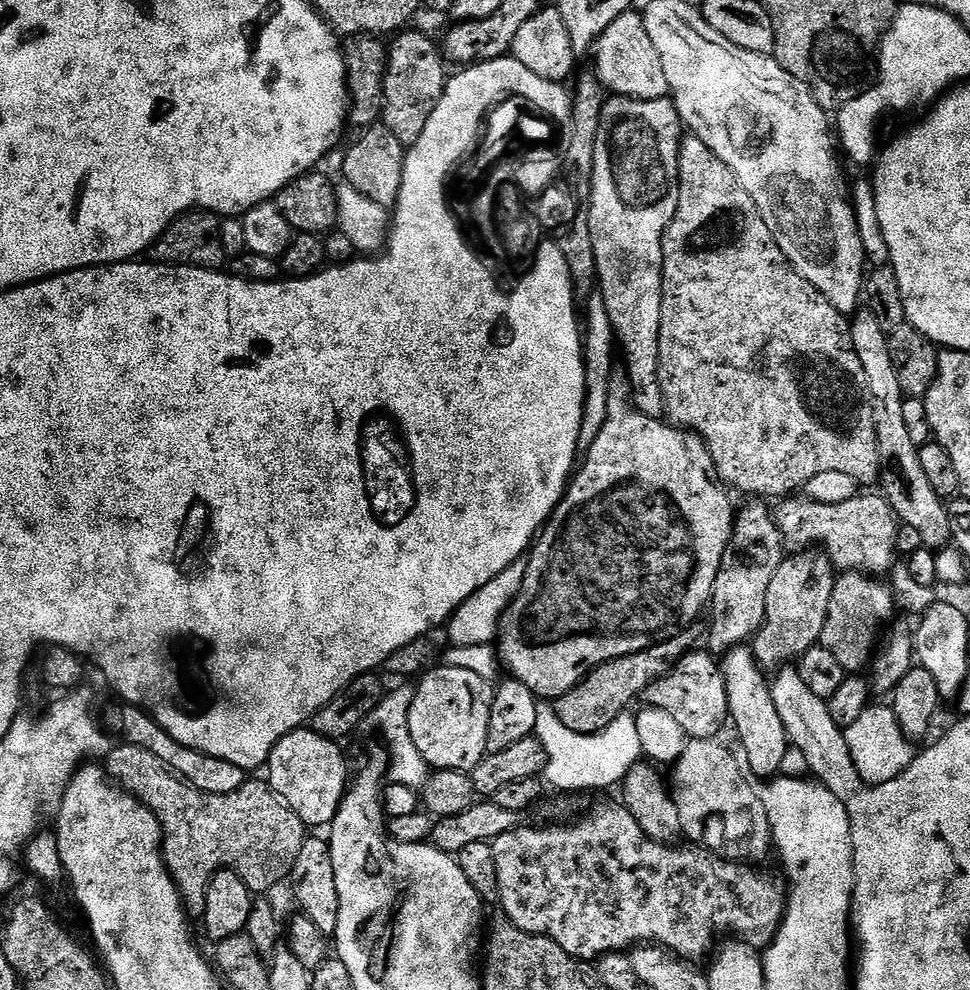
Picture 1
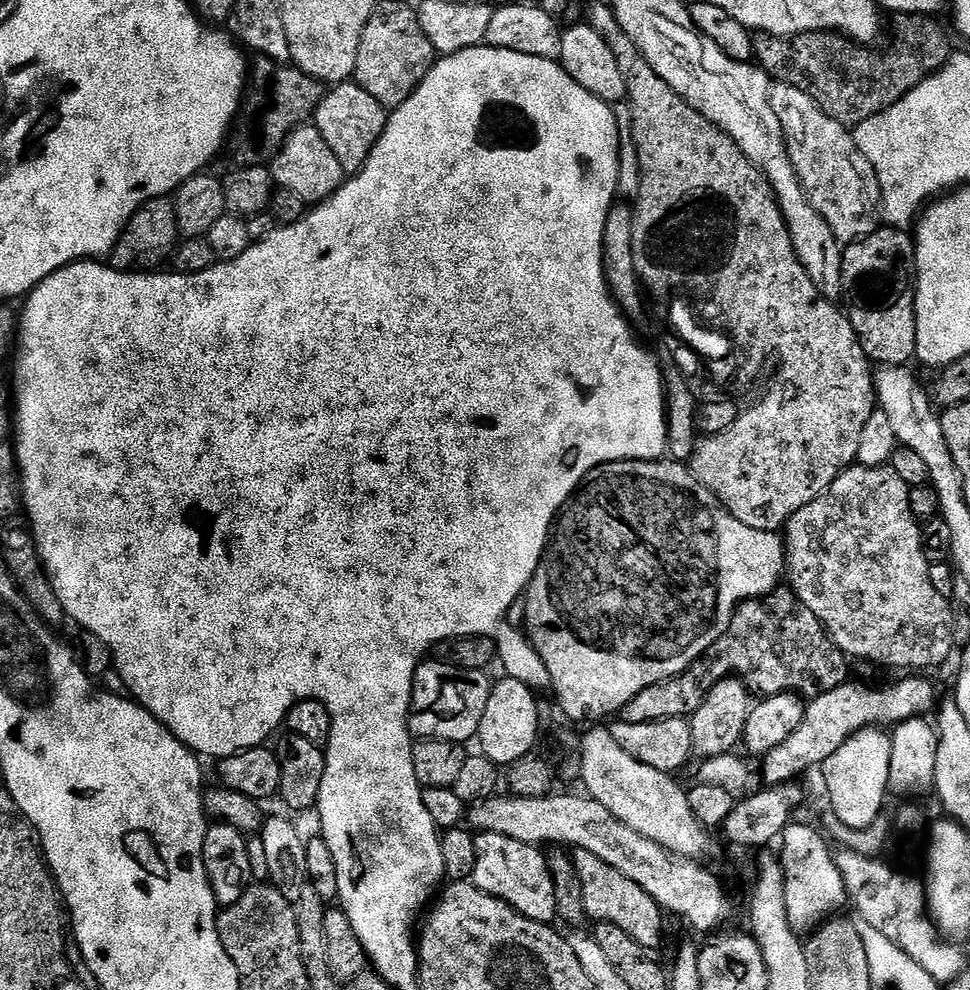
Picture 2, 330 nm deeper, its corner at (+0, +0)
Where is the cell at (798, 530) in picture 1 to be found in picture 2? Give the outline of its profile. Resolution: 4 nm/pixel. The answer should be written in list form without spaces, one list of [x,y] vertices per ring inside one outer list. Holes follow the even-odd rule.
[[[853,466],[846,469],[840,477],[829,486],[810,506],[802,506],[793,514],[782,529],[784,542],[784,563],[786,565],[786,580],[789,580],[791,591],[820,620],[825,633],[836,644],[837,648],[849,658],[857,656],[860,660],[869,660],[872,664],[885,664],[888,668],[908,668],[904,670],[924,670],[920,668],[936,668],[948,660],[948,655],[954,649],[952,639],[952,621],[954,608],[949,597],[938,594],[930,582],[930,564],[926,554],[922,554],[921,525],[916,515],[910,510],[909,486],[894,474],[891,466],[883,468],[862,468]]]

